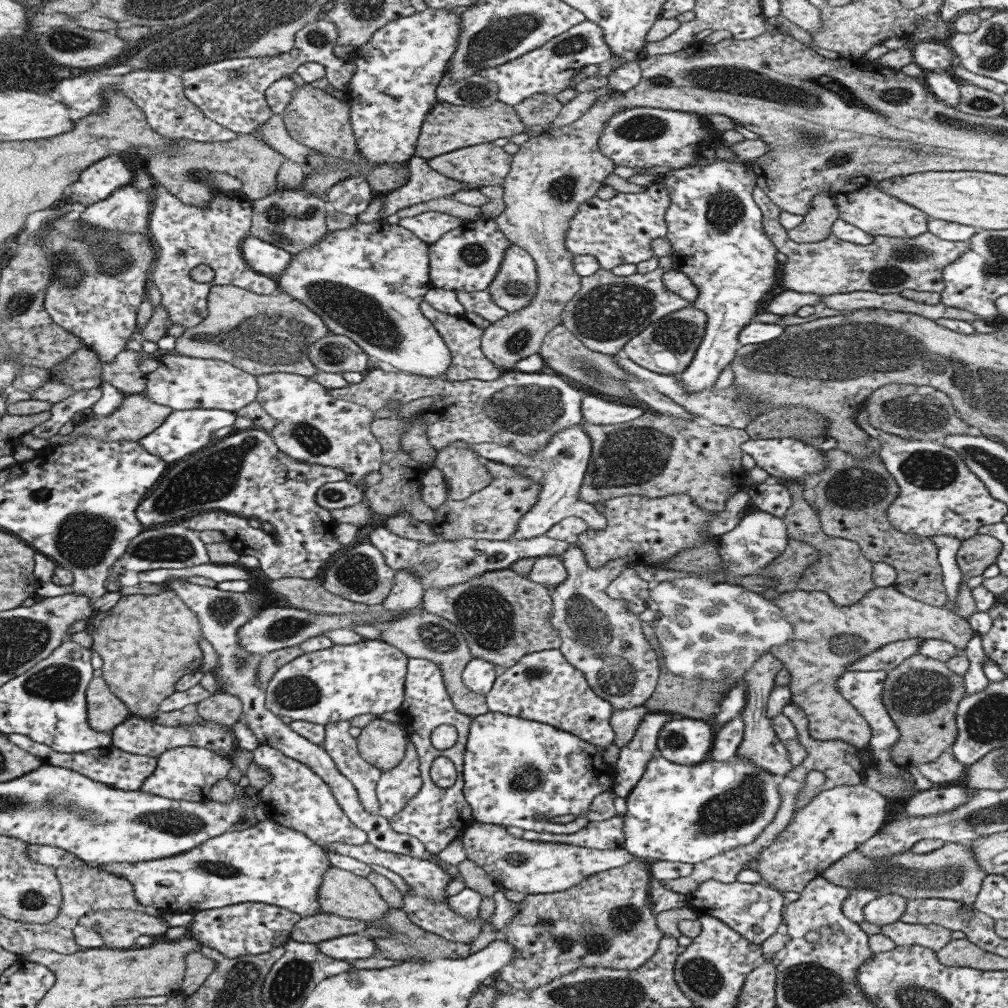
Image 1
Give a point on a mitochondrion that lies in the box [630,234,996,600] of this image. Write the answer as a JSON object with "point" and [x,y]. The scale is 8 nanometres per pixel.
{"point":[849,487]}

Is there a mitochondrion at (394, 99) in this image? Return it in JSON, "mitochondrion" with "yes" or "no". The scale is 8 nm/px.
{"mitochondrion":"yes"}

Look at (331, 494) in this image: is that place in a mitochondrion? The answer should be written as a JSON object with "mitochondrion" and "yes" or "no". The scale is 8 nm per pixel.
{"mitochondrion":"yes"}

